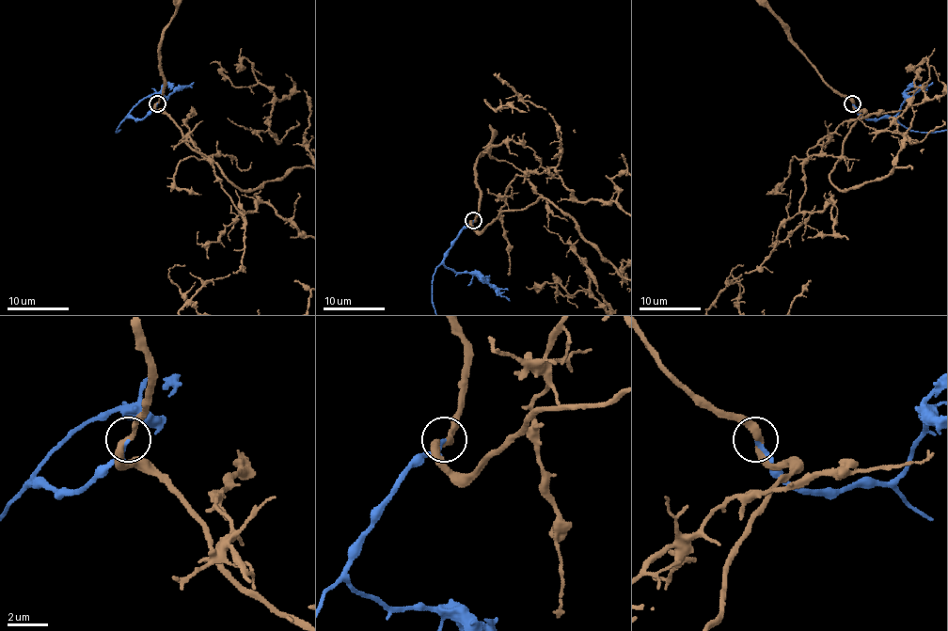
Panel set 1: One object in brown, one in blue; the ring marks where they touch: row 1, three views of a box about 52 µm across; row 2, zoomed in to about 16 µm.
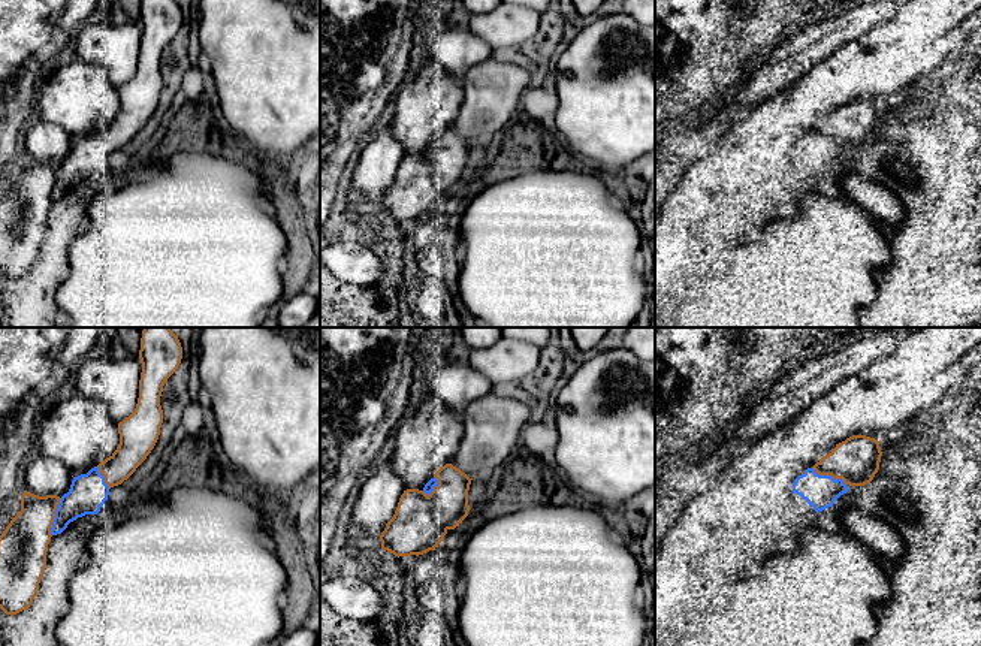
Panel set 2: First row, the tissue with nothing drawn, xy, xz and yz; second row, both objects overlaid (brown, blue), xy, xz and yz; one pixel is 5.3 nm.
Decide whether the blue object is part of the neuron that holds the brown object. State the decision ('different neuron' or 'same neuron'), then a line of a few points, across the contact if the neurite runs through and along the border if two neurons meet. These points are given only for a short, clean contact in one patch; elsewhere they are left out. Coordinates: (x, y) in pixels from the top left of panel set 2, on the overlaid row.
different neuron

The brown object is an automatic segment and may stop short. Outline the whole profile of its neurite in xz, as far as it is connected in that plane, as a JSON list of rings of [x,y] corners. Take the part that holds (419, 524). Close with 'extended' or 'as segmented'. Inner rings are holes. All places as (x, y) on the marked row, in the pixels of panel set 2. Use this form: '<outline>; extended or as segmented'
[[[452,464],[441,467],[434,477],[438,484],[429,495],[419,489],[404,490],[393,517],[380,535],[383,550],[398,558],[435,550],[447,531],[468,516],[473,479]]]; as segmented

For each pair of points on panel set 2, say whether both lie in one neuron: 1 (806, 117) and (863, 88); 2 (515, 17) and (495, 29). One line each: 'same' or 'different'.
1: same
2: same

